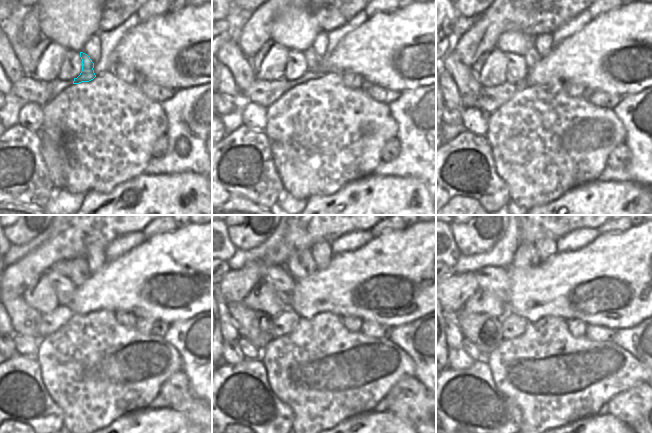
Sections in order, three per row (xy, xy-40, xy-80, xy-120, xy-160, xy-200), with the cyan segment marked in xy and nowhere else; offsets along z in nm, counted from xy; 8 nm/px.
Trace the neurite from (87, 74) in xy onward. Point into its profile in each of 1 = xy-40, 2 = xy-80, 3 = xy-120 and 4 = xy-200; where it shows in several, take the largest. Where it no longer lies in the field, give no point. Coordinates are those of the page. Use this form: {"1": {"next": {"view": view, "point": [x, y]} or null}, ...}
{"1": {"next": {"view": "xy-40", "point": [312, 60]}}, "2": {"next": {"view": "xy-80", "point": [531, 56]}}, "3": {"next": {"view": "xy-120", "point": [79, 272]}}, "4": {"next": {"view": "xy-200", "point": [526, 255]}}}

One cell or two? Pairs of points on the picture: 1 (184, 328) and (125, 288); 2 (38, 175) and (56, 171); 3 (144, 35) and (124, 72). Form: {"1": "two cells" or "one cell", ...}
{"1": "two cells", "2": "two cells", "3": "two cells"}

